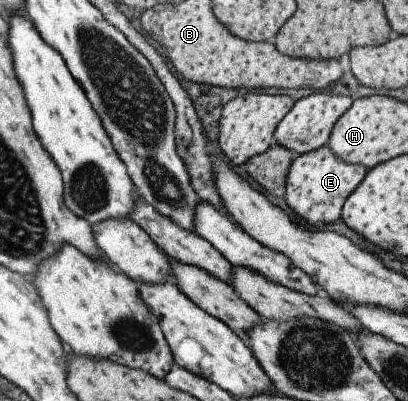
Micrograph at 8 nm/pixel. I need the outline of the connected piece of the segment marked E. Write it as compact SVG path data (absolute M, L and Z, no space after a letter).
M325 144L317 150L296 155L289 165L282 198L287 206L301 216L313 228L331 224L340 217L340 210L346 198L363 180L367 170L361 165L341 162Z

